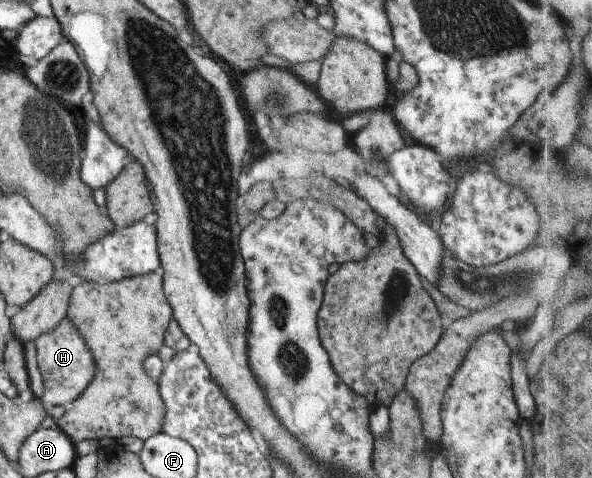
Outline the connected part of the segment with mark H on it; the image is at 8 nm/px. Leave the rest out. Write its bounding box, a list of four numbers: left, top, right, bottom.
[35,316,95,410]

